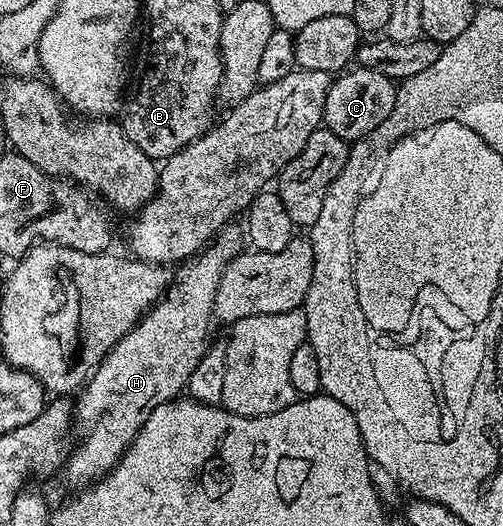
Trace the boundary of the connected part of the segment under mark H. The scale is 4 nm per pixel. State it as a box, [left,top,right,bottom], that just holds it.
[64,224,244,488]

